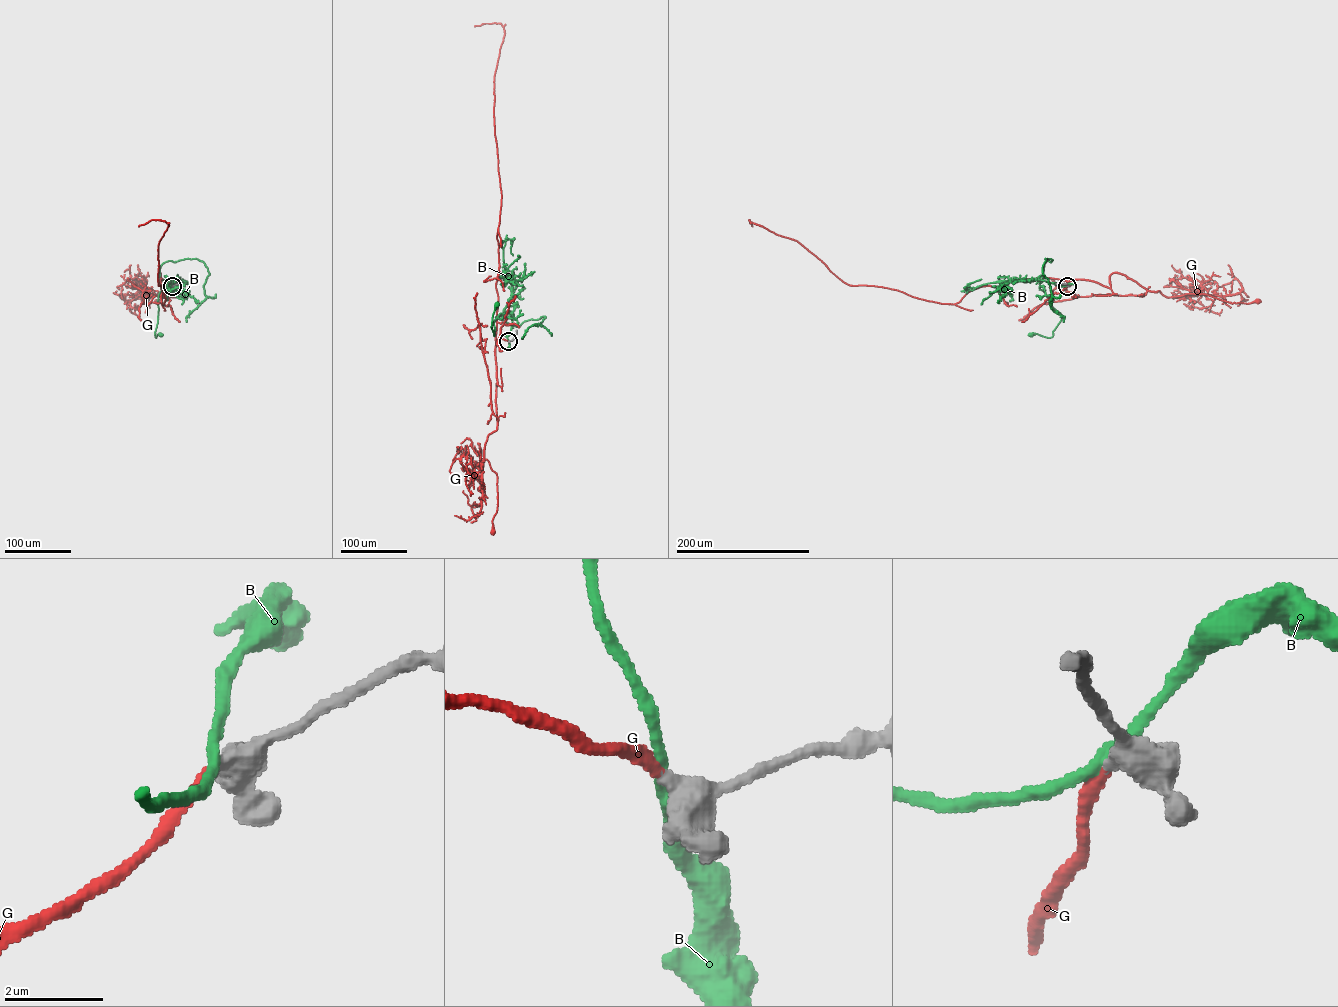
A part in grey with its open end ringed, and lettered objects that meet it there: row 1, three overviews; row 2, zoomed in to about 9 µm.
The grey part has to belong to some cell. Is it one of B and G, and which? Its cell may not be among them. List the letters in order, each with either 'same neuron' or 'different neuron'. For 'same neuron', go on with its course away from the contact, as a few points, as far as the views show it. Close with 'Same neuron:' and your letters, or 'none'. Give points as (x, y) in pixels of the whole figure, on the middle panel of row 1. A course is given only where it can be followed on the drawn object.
B: different neuron
G: same neuron; course (508, 341), (499, 338), (496, 341), (497, 428), (487, 436), (483, 458), (497, 475), (498, 502), (493, 531)
Same neuron: G

